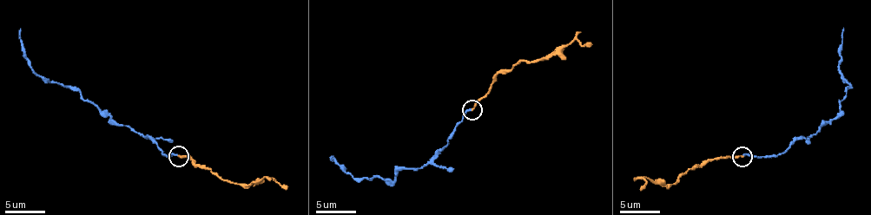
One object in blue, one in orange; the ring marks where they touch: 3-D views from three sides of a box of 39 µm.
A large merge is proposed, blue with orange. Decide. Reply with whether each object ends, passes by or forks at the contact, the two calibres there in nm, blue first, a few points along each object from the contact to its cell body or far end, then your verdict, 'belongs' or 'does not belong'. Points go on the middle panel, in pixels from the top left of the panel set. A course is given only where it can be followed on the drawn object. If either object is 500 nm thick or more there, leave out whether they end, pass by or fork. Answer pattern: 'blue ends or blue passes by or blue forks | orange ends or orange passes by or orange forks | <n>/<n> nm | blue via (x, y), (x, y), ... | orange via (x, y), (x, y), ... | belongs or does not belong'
blue ends | orange ends | 180/160 nm | blue via (472, 110), (467, 112), (448, 142), (420, 167), (403, 167), (388, 181), (374, 177), (353, 179), (334, 159) | orange via (472, 110), (499, 72), (507, 72), (521, 61), (543, 61), (557, 55), (576, 38), (584, 44), (590, 42) | belongs

